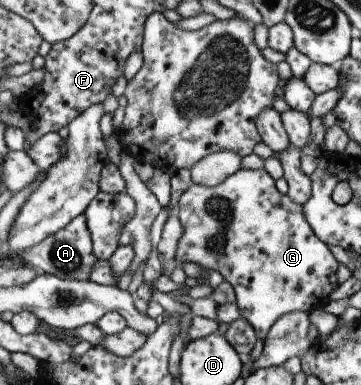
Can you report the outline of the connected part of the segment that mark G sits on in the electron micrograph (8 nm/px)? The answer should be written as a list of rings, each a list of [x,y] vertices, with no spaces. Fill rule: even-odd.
[[[263,168],[237,169],[212,187],[190,185],[177,202],[175,214],[183,229],[175,253],[177,264],[194,262],[201,268],[219,272],[223,281],[232,286],[240,317],[253,327],[257,339],[263,341],[271,325],[282,314],[295,311],[309,314],[315,308],[321,309],[339,285],[334,273],[338,262],[327,245],[313,234],[302,208],[275,189],[274,180]]]

